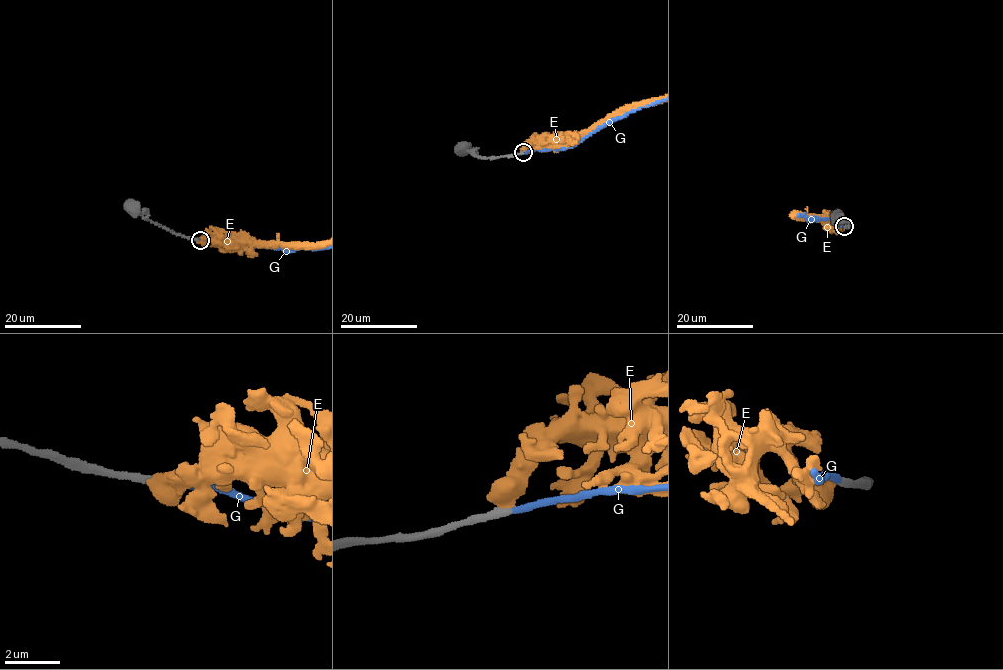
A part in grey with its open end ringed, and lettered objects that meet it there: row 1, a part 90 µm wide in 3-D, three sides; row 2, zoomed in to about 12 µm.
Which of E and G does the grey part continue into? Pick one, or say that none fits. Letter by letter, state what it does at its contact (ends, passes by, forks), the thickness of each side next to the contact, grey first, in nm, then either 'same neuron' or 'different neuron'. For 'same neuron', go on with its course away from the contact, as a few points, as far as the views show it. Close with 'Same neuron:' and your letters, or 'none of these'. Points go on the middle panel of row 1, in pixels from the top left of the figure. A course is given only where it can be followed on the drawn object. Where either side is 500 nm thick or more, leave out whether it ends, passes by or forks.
E: calibres 320 and 650 nm; different neuron
G: it ends; calibres 280 and 260 nm; same neuron
Same neuron: G

